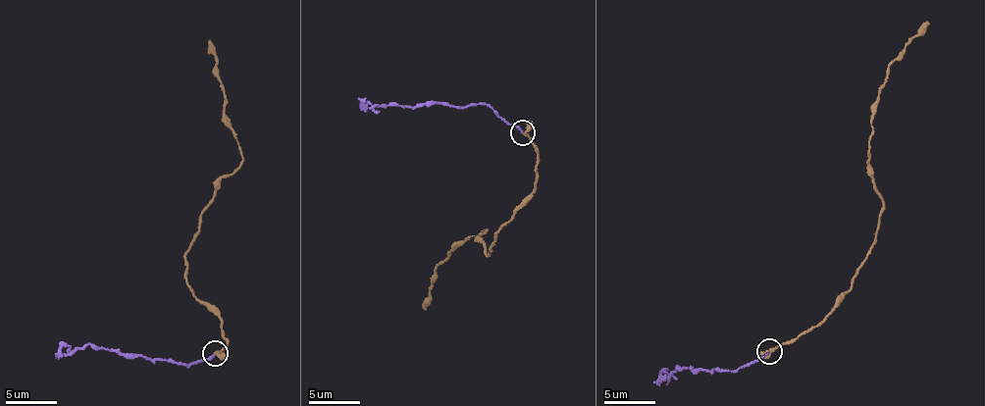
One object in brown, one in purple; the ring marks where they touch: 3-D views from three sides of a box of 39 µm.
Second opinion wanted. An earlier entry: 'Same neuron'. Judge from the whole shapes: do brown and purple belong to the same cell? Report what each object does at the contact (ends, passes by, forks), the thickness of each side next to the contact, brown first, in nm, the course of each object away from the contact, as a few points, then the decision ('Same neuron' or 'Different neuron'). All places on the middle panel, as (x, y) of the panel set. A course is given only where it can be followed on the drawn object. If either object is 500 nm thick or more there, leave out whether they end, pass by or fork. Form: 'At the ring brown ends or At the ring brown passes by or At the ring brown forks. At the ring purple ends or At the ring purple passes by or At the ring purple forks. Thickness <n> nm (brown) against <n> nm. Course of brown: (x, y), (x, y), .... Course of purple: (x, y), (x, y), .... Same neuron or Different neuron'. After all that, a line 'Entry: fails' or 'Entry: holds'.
At the ring brown passes by. At the ring purple ends. Thickness 260 nm (brown) against 150 nm. Course of brown: (522, 131), (538, 155), (530, 198), (484, 255), (477, 240), (485, 228), (447, 251), (424, 309). Course of purple: (523, 131), (487, 105), (425, 102), (413, 107), (388, 106), (362, 104), (358, 97). Different neuron
Entry: fails

